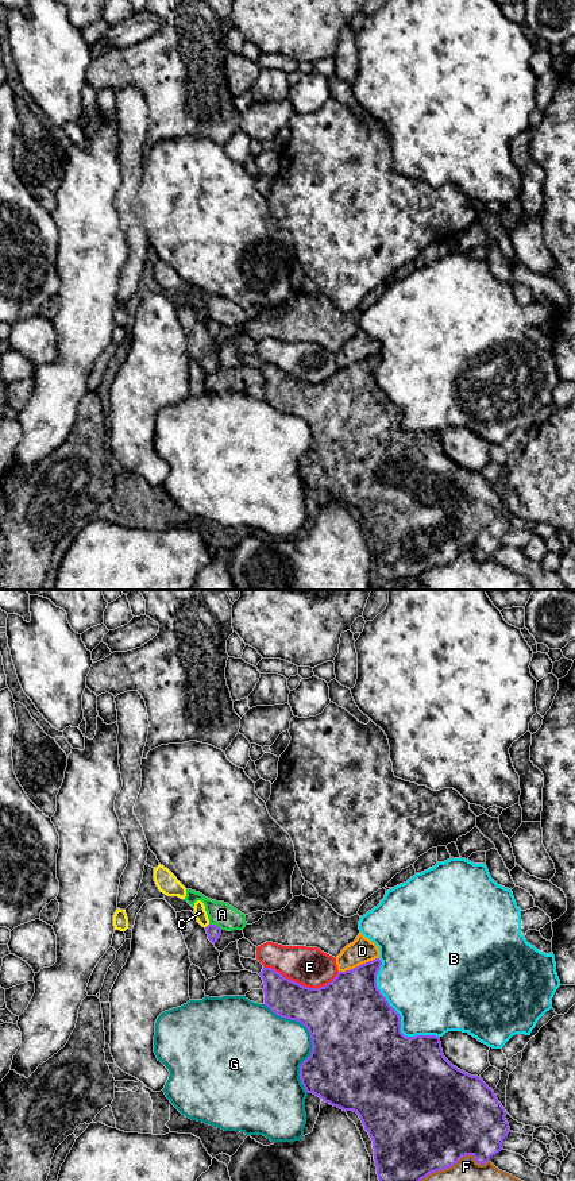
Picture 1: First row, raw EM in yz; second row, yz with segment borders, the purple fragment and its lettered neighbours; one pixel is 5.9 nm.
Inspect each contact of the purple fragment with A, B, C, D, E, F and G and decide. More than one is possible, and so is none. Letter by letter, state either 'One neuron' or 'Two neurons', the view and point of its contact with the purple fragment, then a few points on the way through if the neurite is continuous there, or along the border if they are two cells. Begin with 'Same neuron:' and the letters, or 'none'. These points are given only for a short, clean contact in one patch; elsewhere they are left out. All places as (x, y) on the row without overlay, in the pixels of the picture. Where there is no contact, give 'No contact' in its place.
Same neuron: none
A: Two neurons. Touches purple at yz (215, 320). Boundary: yz (209, 317), (222, 324)
B: Two neurons. Touches purple at yz (398, 409)
C: Two neurons. Touches purple at yz (207, 321)
D: Two neurons. Touches purple at yz (359, 361)
E: Two neurons. Touches purple at yz (300, 379)
F: Two neurons. Touches purple at yz (450, 562)
G: Two neurons. Touches purple at yz (312, 435)

